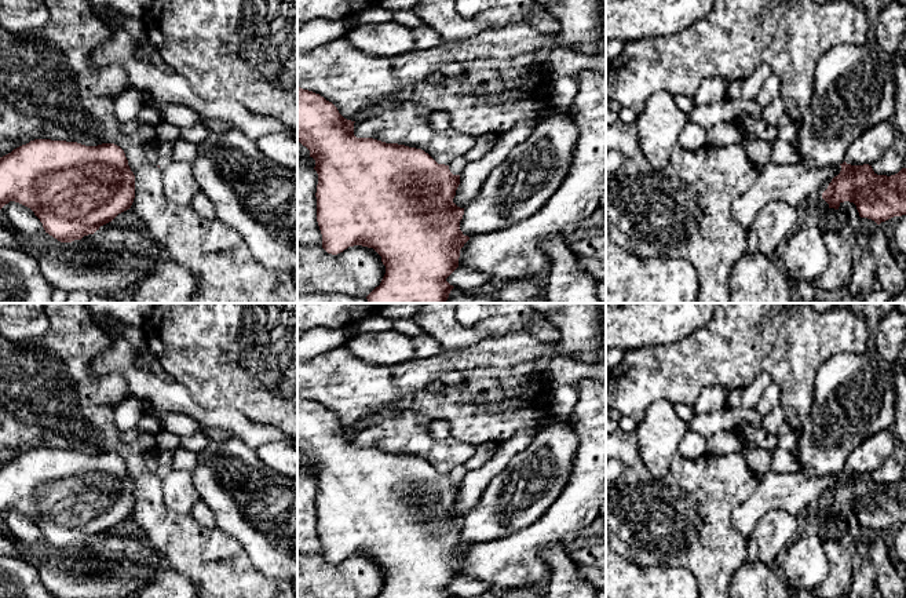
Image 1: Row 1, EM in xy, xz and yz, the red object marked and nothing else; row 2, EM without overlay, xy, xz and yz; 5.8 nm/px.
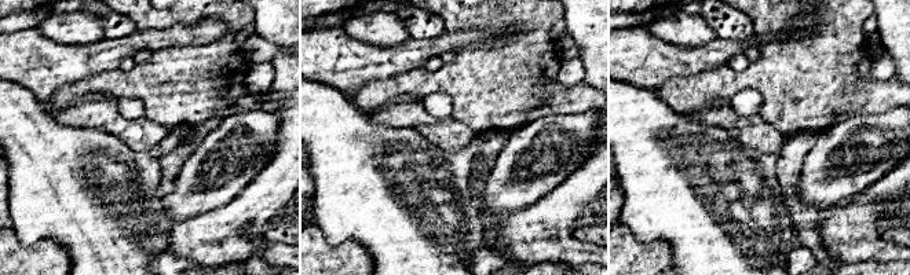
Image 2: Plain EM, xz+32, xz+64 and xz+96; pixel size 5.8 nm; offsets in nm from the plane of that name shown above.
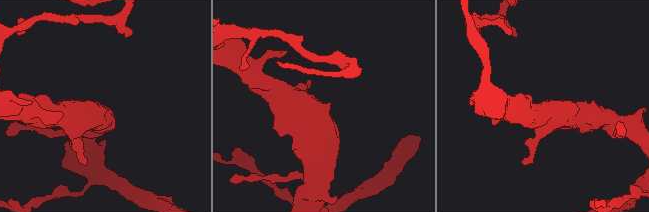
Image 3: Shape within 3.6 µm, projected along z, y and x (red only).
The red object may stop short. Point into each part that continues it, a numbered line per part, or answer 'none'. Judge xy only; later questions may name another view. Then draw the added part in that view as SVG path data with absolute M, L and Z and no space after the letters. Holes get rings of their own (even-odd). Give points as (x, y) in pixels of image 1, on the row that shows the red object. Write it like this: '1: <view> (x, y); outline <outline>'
1: xy (164, 159); outline M172 142L161 143L158 152L156 164L164 171L172 163Z

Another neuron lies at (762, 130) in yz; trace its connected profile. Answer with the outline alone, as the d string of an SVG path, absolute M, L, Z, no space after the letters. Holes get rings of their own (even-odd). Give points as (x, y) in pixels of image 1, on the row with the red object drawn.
M749 113L741 114L741 124L738 125L739 131L746 130L766 142L774 142L778 139L778 127L766 123L763 118L757 118Z

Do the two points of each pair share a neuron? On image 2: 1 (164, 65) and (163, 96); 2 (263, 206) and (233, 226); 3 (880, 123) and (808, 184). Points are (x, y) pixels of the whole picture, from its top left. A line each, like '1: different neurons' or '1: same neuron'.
1: same neuron
2: same neuron
3: same neuron

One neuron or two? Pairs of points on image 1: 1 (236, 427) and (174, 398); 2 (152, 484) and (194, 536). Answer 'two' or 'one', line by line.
1: one
2: one

